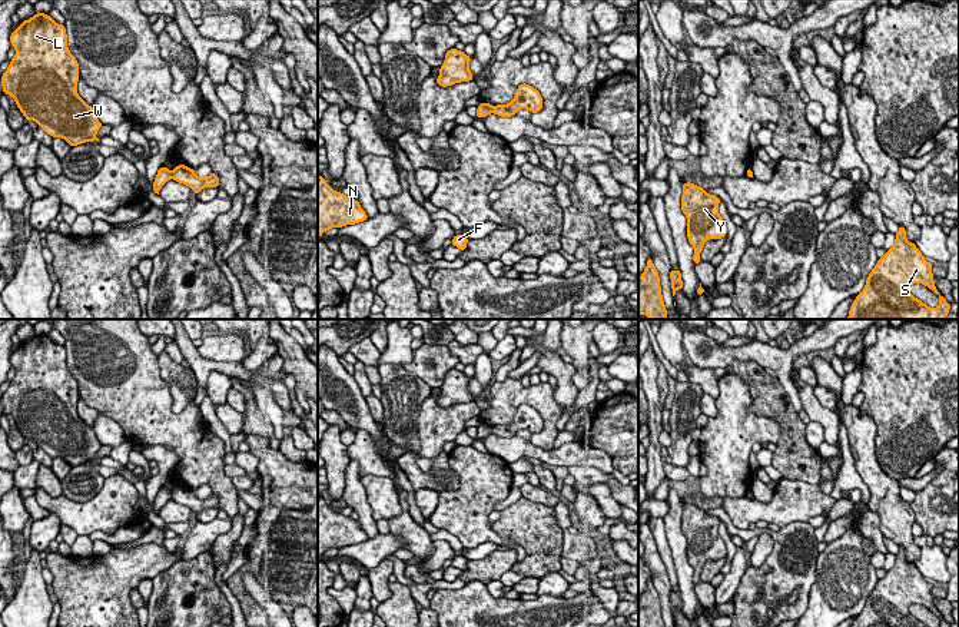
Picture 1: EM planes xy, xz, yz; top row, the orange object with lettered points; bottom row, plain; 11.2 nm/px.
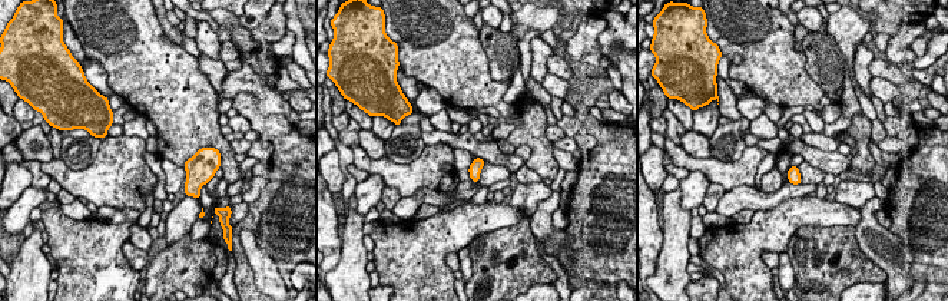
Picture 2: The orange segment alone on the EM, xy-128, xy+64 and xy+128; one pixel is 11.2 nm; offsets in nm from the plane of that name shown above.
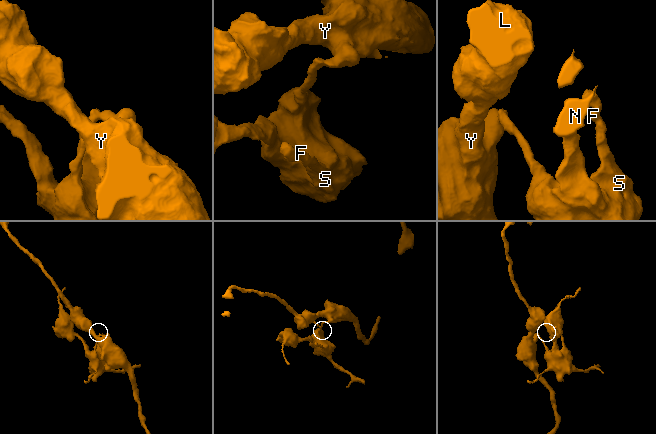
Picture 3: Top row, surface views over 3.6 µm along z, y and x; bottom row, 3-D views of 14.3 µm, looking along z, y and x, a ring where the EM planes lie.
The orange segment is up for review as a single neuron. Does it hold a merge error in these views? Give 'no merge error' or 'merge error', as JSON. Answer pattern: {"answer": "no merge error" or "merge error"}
{"answer": "merge error"}

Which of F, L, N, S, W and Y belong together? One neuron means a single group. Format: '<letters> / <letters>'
F N S / L W Y

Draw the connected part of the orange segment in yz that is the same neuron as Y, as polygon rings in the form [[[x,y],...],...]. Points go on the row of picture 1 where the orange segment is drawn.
[[[683,183],[681,210],[687,218],[687,238],[694,248],[694,265],[701,262],[700,253],[707,239],[721,239],[727,226],[719,213],[720,198],[709,195],[696,183]]]

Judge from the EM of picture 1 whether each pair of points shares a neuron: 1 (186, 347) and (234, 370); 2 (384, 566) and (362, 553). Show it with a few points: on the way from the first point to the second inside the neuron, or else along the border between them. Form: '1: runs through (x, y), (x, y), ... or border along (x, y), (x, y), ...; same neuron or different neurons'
1: runs through (196, 358), (203, 365), (222, 367); same neuron
2: border along (384, 559), (370, 570); different neurons

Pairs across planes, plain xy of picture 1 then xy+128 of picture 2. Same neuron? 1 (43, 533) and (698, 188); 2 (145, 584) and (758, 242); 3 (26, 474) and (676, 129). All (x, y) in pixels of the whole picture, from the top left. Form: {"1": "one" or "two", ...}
{"1": "one", "2": "two", "3": "one"}

